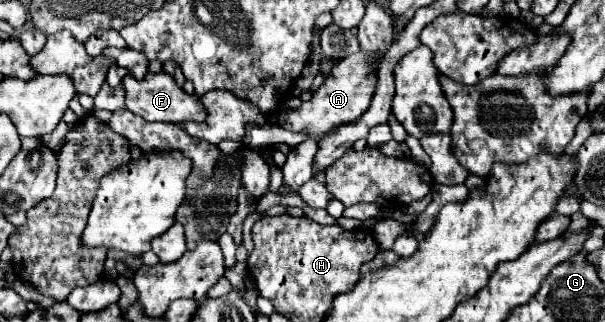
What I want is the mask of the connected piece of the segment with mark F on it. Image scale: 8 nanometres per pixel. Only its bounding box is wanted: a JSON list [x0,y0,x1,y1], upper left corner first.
[122,72,206,122]

